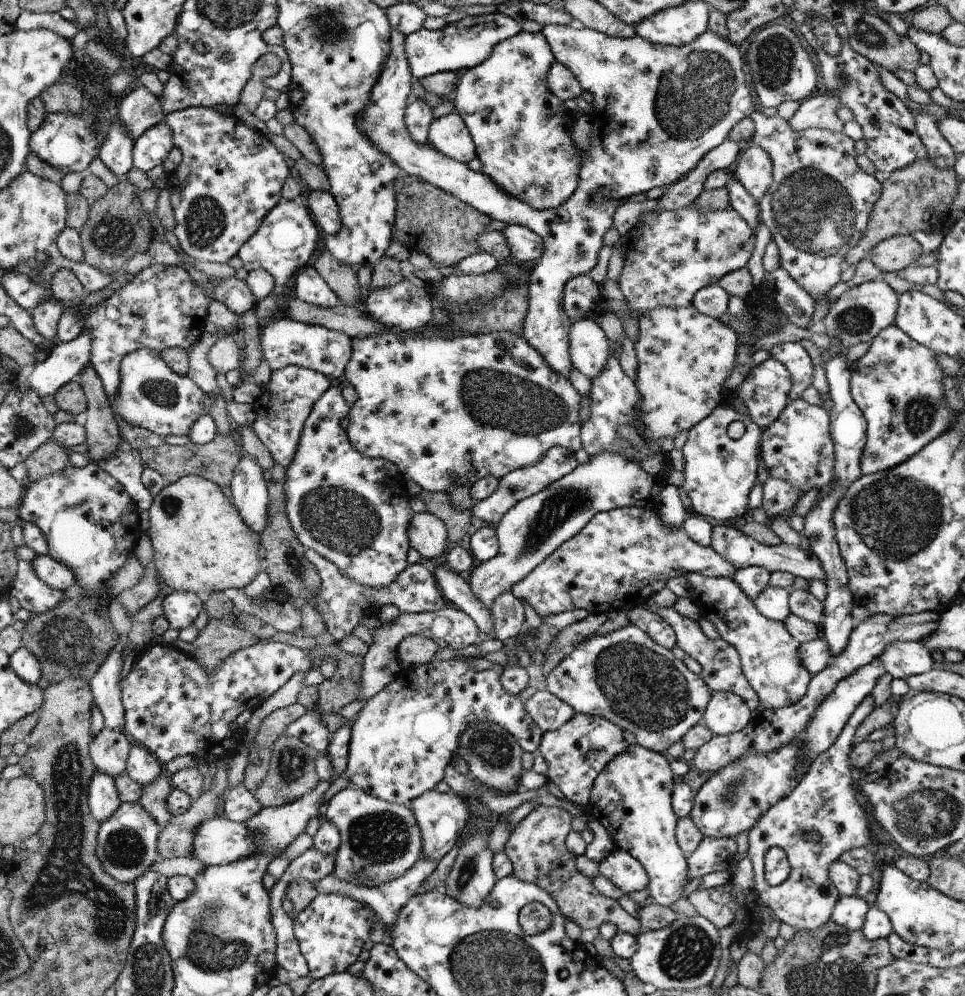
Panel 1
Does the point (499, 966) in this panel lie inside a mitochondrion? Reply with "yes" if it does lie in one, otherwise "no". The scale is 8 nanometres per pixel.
yes

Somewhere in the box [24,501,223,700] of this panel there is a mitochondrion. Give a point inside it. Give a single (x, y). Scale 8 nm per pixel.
(64, 640)

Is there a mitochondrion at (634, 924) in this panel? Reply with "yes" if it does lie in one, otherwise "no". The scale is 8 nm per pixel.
no

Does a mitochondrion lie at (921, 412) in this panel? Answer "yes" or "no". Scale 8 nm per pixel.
yes

